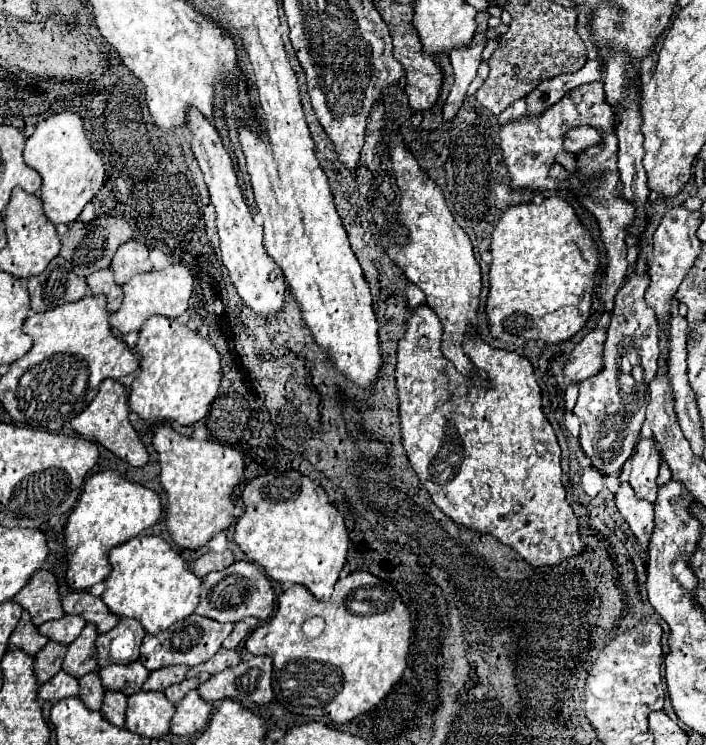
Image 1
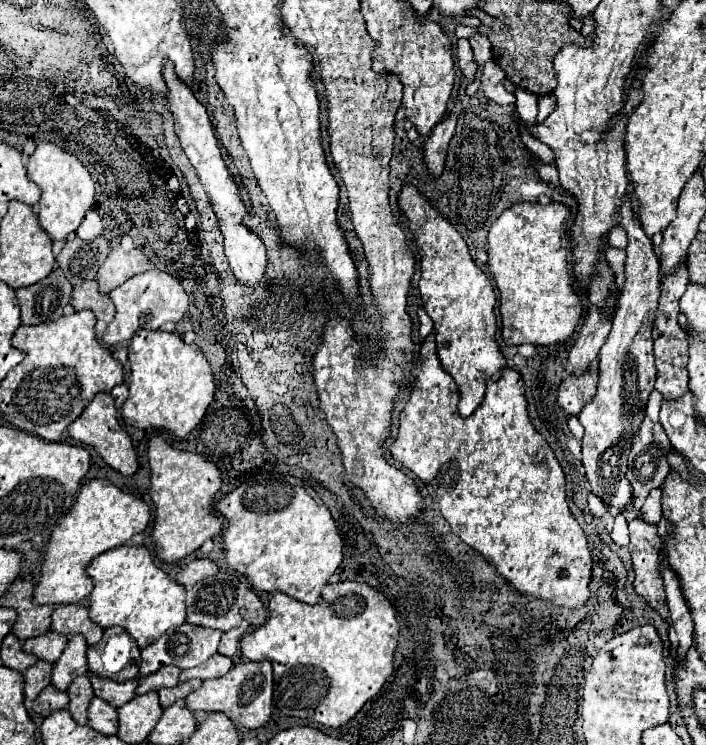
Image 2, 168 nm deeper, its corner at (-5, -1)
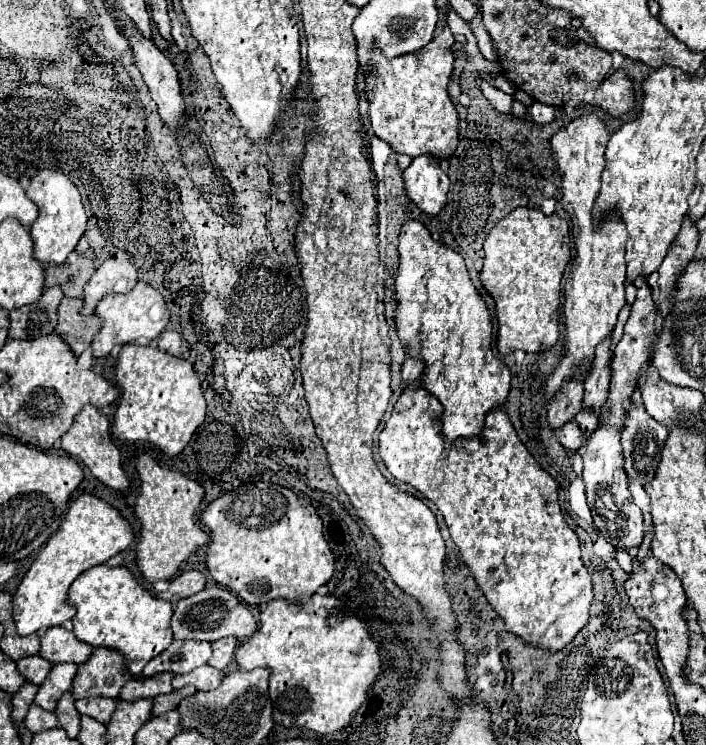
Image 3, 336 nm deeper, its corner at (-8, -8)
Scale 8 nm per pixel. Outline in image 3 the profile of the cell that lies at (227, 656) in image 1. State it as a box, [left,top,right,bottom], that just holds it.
[173,665,223,691]

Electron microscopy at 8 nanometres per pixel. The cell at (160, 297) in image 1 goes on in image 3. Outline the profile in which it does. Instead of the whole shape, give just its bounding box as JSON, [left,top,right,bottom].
[91,281,171,357]

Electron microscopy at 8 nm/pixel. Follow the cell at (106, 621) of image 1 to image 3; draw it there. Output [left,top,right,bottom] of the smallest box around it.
[39,625,93,663]

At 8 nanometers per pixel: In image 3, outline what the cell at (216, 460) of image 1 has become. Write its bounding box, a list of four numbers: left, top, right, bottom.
[135,453,209,583]

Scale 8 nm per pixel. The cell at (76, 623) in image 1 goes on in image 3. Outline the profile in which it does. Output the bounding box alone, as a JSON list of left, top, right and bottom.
[17,655,53,685]

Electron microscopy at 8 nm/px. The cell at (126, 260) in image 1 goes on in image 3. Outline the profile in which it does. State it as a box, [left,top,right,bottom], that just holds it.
[81,259,139,315]

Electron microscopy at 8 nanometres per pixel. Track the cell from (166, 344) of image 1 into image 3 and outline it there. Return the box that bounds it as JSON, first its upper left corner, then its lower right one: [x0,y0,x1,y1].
[111,345,207,457]

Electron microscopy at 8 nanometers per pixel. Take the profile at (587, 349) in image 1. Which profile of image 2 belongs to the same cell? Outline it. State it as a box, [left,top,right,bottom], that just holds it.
[558,368,598,416]

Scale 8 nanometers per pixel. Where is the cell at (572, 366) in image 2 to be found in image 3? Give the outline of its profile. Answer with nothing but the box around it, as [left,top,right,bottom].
[547,379,583,429]

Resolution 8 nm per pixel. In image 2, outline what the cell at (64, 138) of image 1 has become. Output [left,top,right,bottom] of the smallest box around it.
[28,144,94,242]

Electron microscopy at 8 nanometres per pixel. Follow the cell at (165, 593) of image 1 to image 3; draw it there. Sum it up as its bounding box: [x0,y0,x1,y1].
[69,565,173,677]

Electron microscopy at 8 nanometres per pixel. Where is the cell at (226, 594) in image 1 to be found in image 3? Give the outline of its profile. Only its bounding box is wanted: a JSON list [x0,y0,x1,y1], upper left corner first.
[171,585,257,643]

